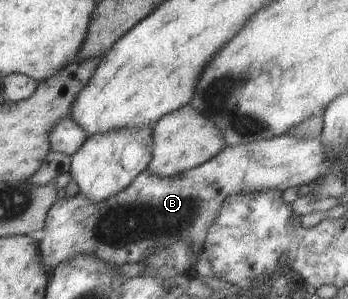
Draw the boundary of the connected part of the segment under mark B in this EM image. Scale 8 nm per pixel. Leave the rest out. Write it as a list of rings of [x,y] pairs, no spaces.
[[[285,134],[252,143],[227,145],[211,160],[175,176],[159,176],[151,169],[145,169],[127,188],[99,202],[93,202],[83,193],[77,193],[73,197],[65,195],[57,199],[57,202],[48,210],[43,229],[45,236],[38,241],[42,262],[51,271],[56,264],[77,253],[93,253],[98,259],[121,267],[123,264],[143,261],[154,249],[167,249],[179,241],[188,241],[192,259],[198,261],[204,254],[209,227],[214,220],[217,220],[220,208],[229,195],[297,188],[302,184],[317,180],[331,163],[332,159],[328,158],[328,153],[320,138],[300,139]]]

